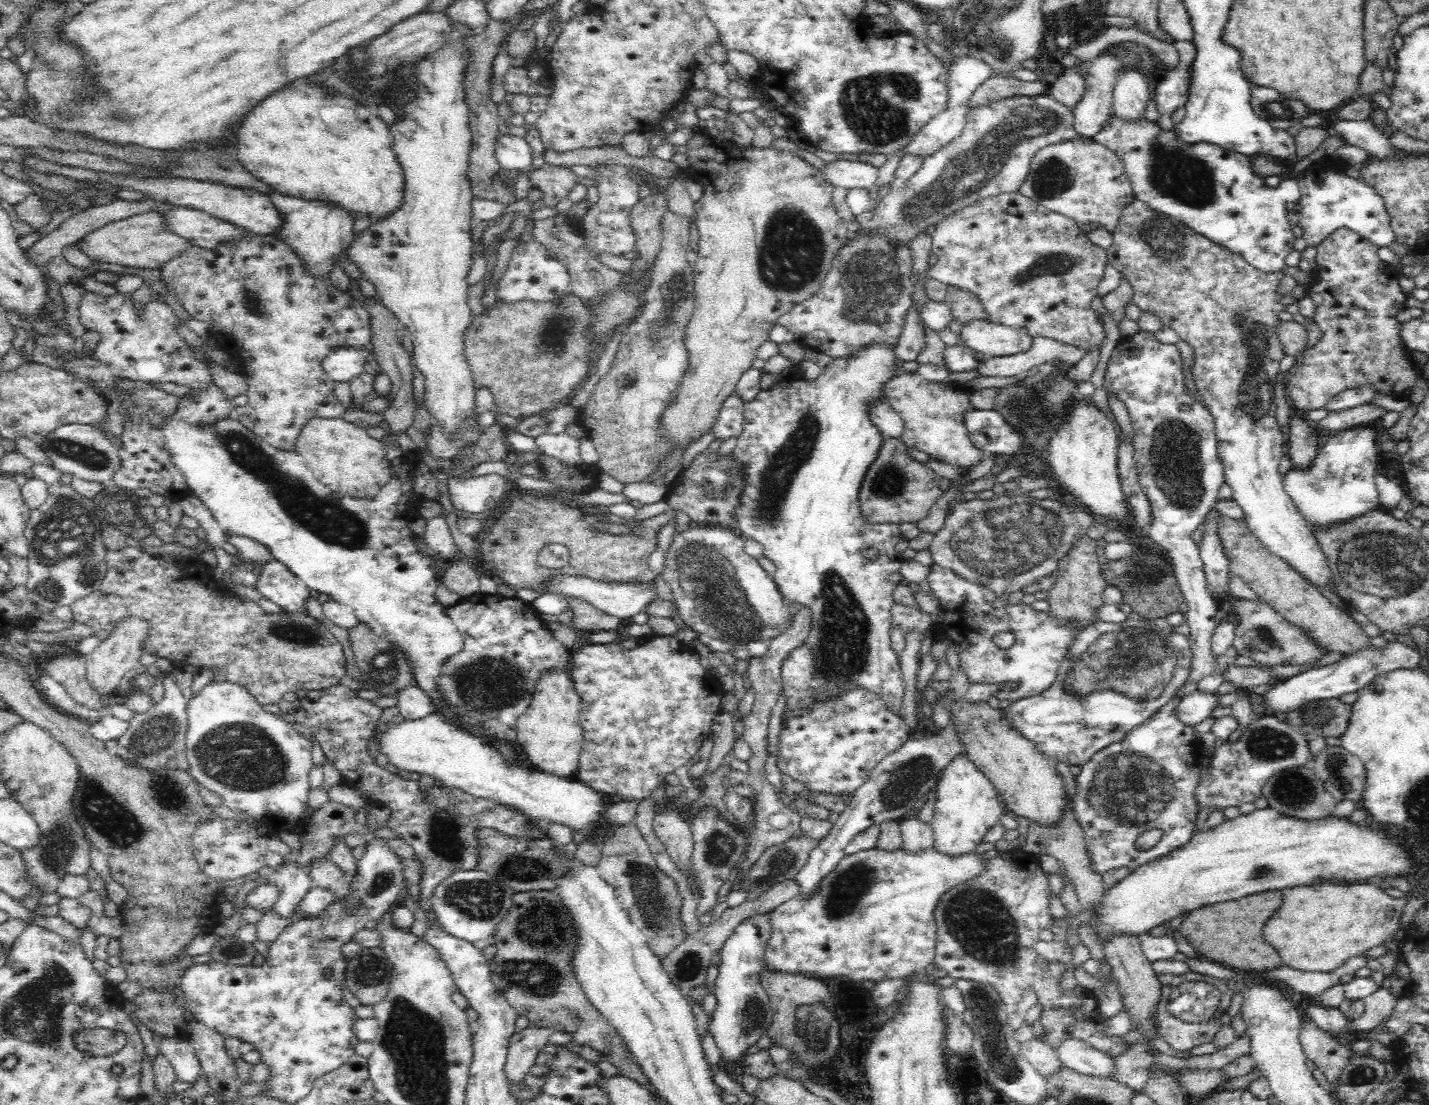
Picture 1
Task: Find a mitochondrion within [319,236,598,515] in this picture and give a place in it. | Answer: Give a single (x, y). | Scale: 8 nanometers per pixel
(555, 332)

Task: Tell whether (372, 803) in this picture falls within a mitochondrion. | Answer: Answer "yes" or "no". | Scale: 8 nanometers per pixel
no

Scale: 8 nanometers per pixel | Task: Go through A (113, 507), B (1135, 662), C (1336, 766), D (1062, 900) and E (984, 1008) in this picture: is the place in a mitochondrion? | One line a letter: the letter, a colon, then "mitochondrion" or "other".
A: mitochondrion
B: mitochondrion
C: mitochondrion
D: other
E: mitochondrion

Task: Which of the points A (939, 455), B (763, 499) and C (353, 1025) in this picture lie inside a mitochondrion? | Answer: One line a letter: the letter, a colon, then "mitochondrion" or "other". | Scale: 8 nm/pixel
A: other
B: mitochondrion
C: other

